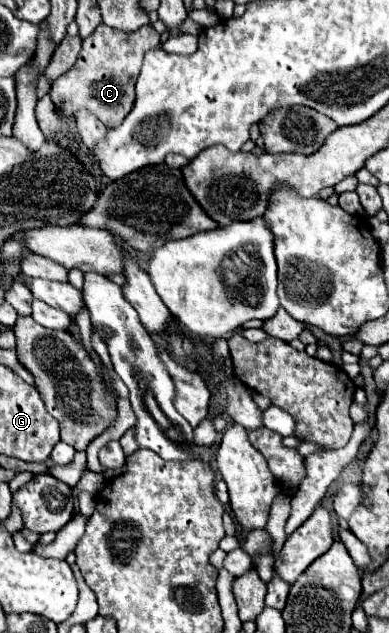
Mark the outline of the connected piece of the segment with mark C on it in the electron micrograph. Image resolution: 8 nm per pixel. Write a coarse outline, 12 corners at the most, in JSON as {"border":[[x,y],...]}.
{"border":[[101,23],[49,91],[63,117],[87,109],[109,129],[133,107],[151,25]]}

